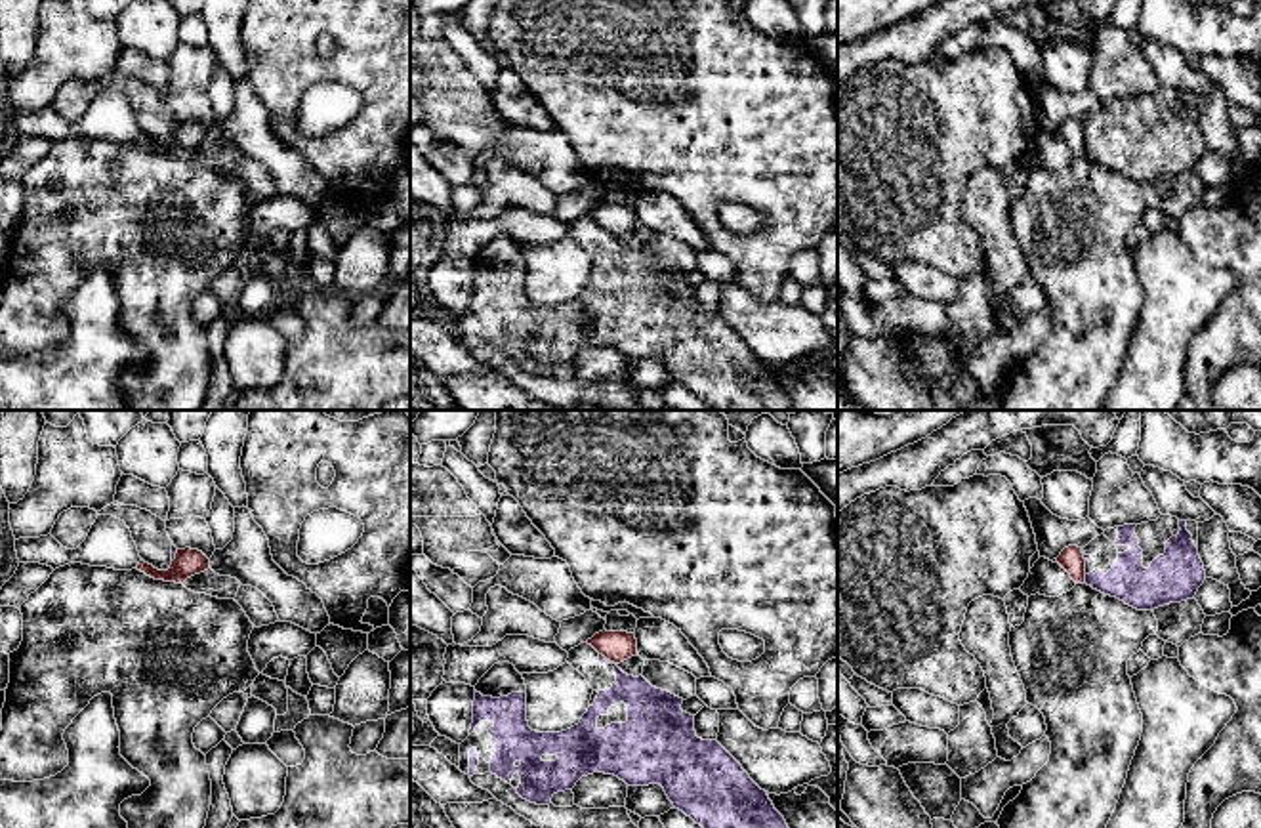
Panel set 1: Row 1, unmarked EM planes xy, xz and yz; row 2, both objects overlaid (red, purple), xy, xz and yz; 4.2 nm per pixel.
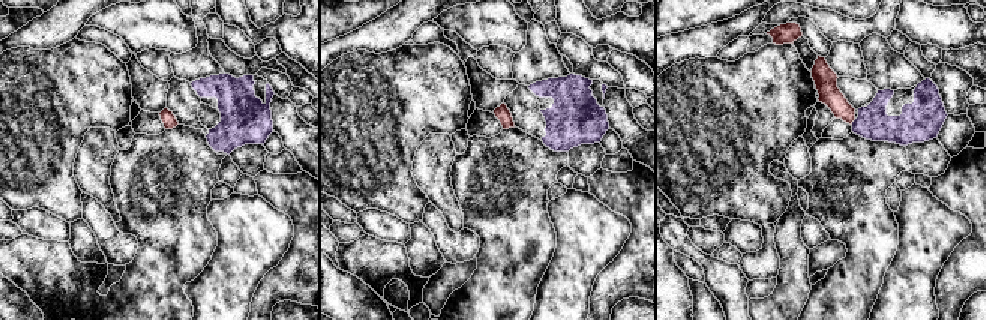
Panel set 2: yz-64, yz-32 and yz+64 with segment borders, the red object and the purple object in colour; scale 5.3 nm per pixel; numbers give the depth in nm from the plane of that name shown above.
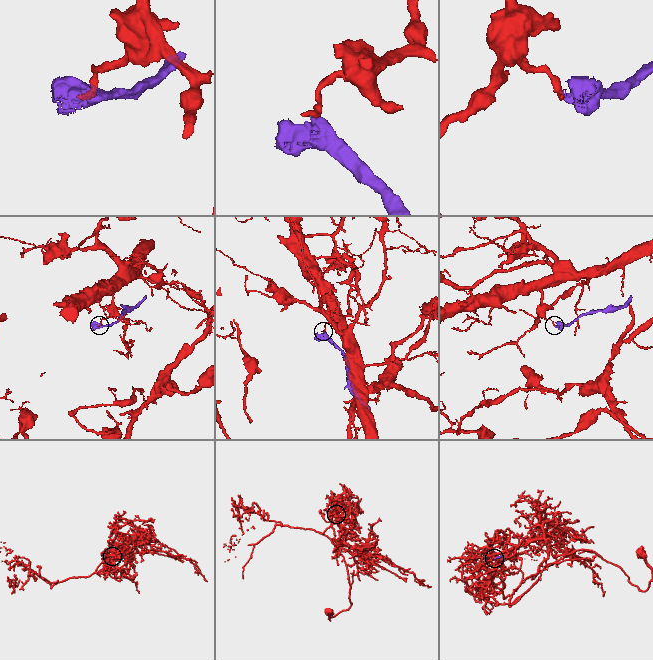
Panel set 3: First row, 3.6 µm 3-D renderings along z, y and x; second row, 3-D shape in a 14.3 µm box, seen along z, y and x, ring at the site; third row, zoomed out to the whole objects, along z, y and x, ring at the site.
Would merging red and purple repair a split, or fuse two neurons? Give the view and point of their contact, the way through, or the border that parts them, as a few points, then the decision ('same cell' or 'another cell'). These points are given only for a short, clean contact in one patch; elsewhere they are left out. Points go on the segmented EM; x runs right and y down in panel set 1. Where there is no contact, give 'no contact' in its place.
contact yz (1084, 579); border yz (1084, 575), (1086, 580); another cell

